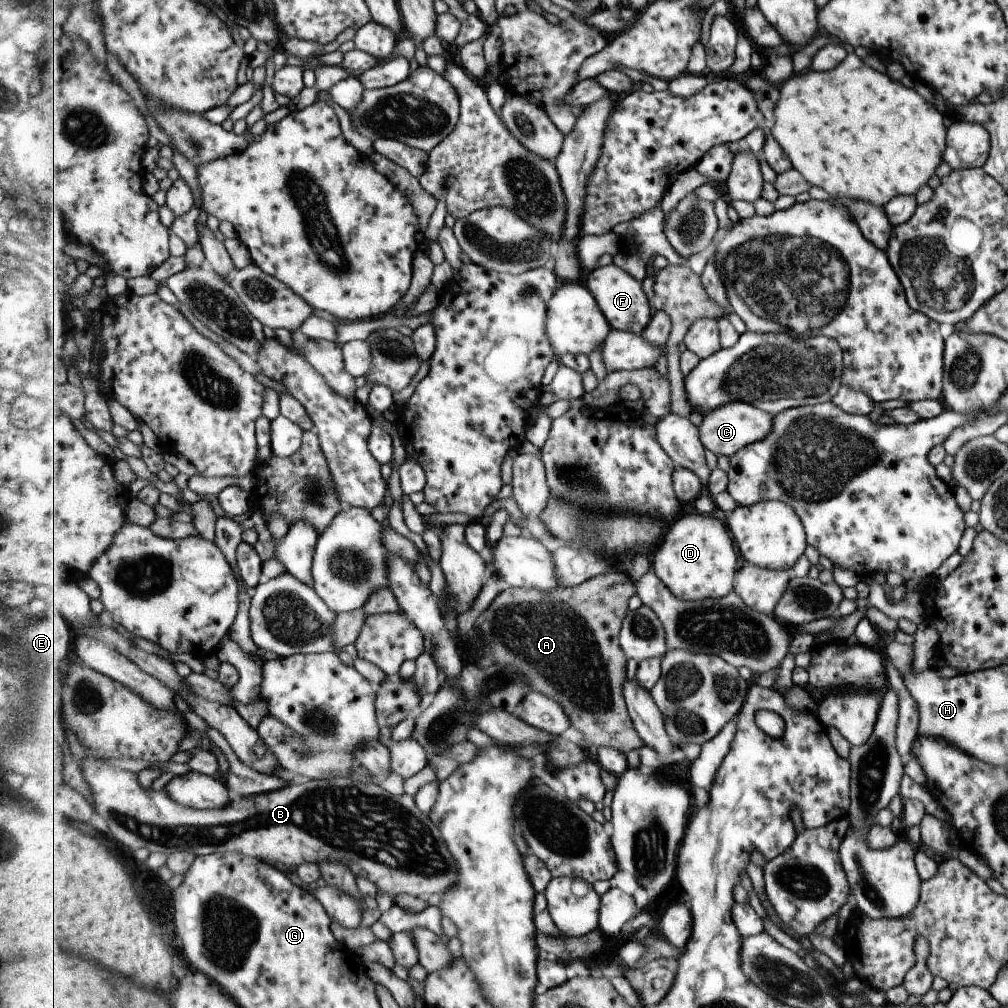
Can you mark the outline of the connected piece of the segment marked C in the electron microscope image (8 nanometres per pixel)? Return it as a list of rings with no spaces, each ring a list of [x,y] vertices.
[[[734,401],[709,411],[702,418],[698,427],[705,449],[716,457],[724,455],[733,457],[739,450],[765,439],[774,427],[774,416],[750,403]]]

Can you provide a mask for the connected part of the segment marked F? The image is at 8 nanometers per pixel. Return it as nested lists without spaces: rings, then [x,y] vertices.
[[[611,263],[603,268],[598,267],[591,276],[585,278],[585,286],[598,300],[599,307],[606,315],[611,328],[619,331],[630,331],[637,335],[643,335],[647,326],[653,321],[655,314],[649,302],[649,296],[643,290],[643,282],[625,271],[622,267]]]

